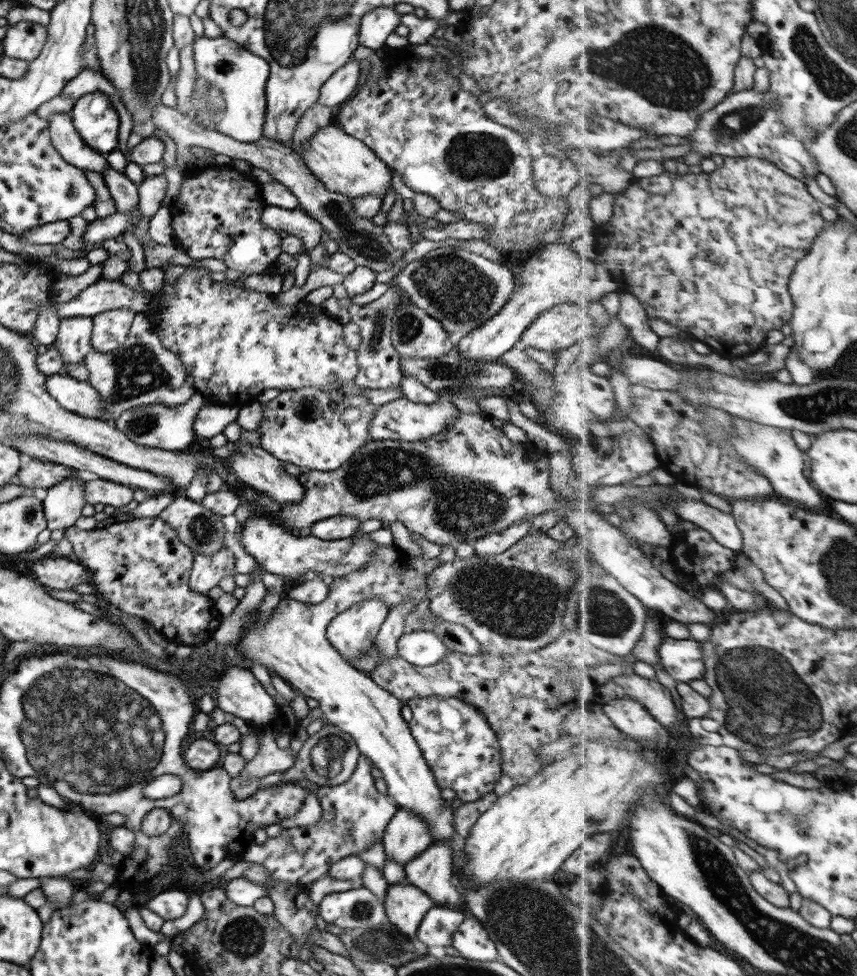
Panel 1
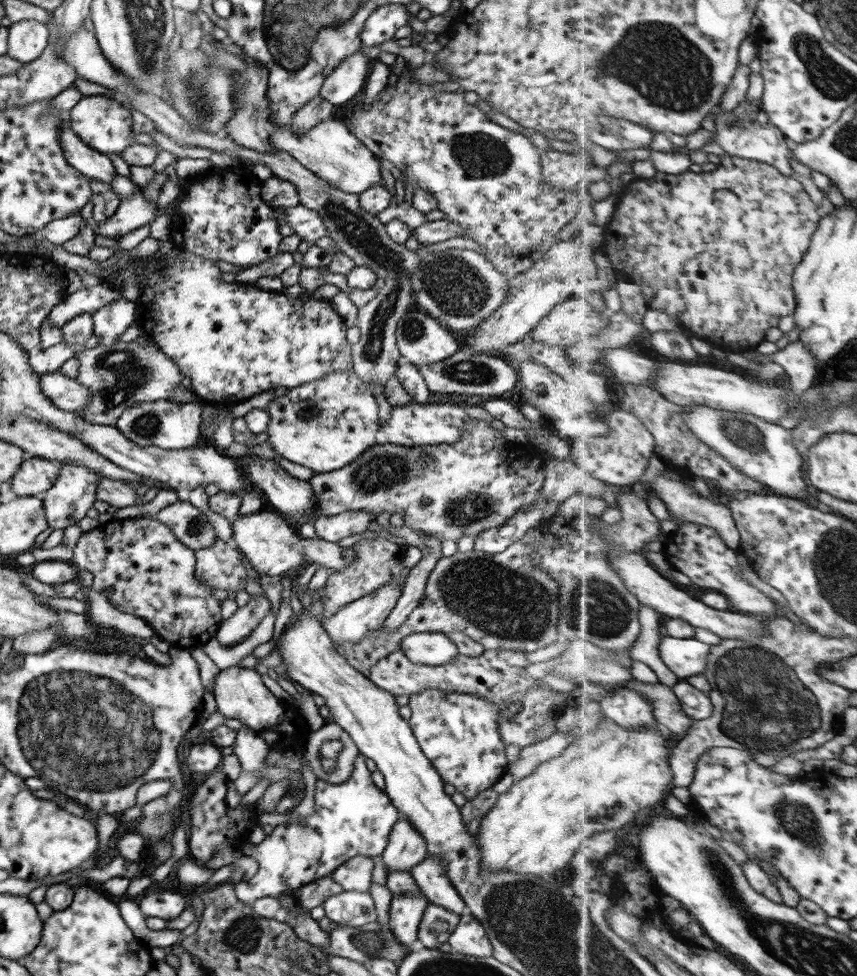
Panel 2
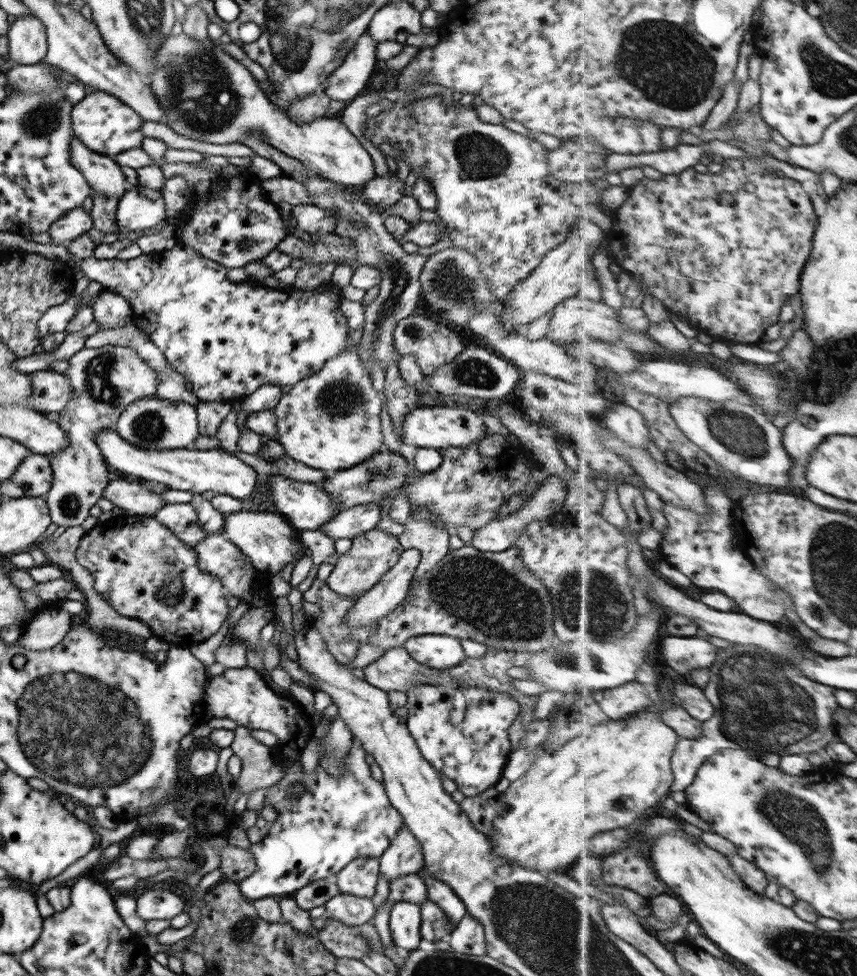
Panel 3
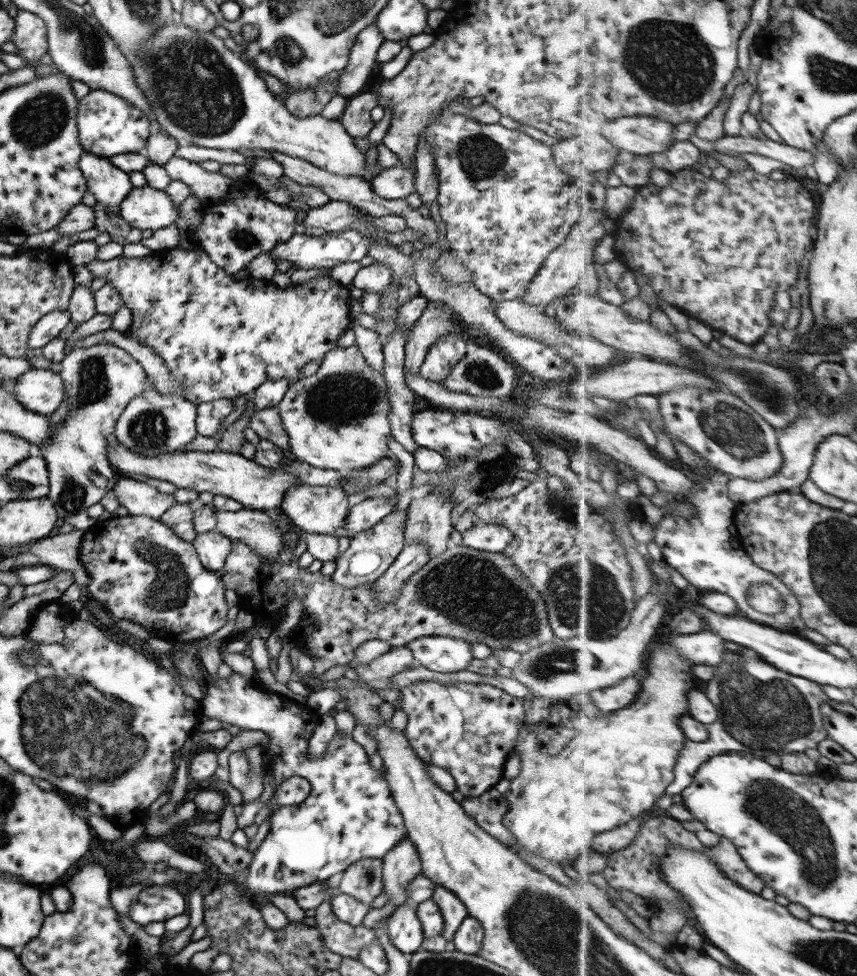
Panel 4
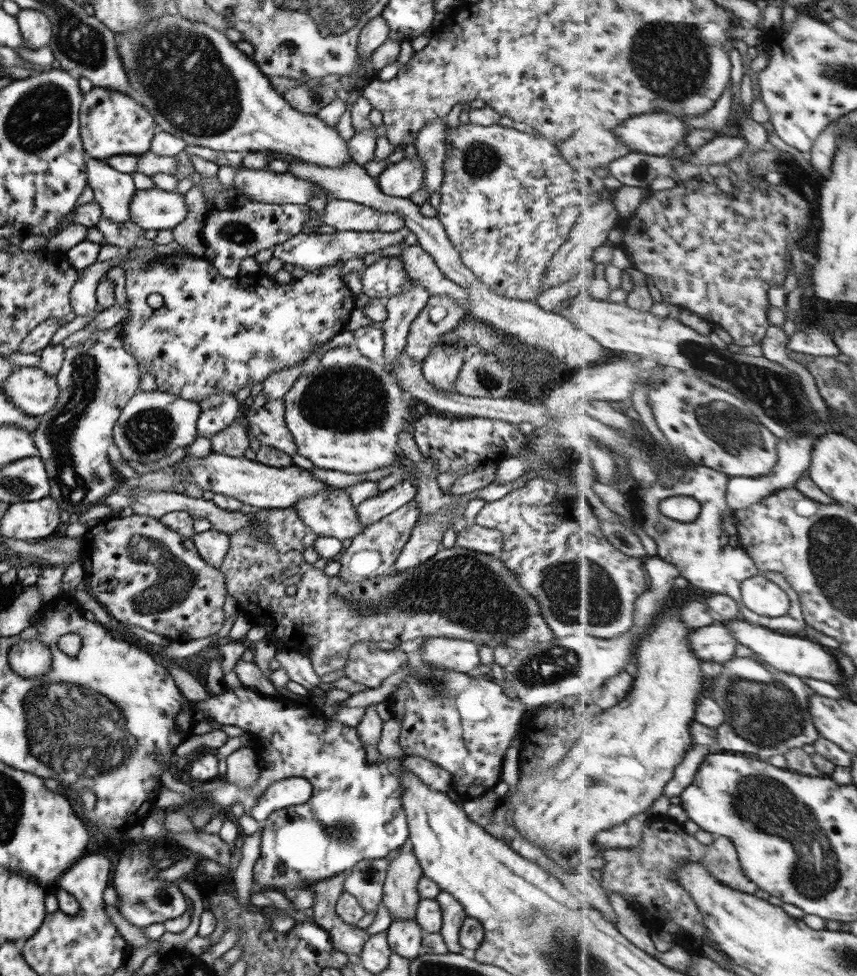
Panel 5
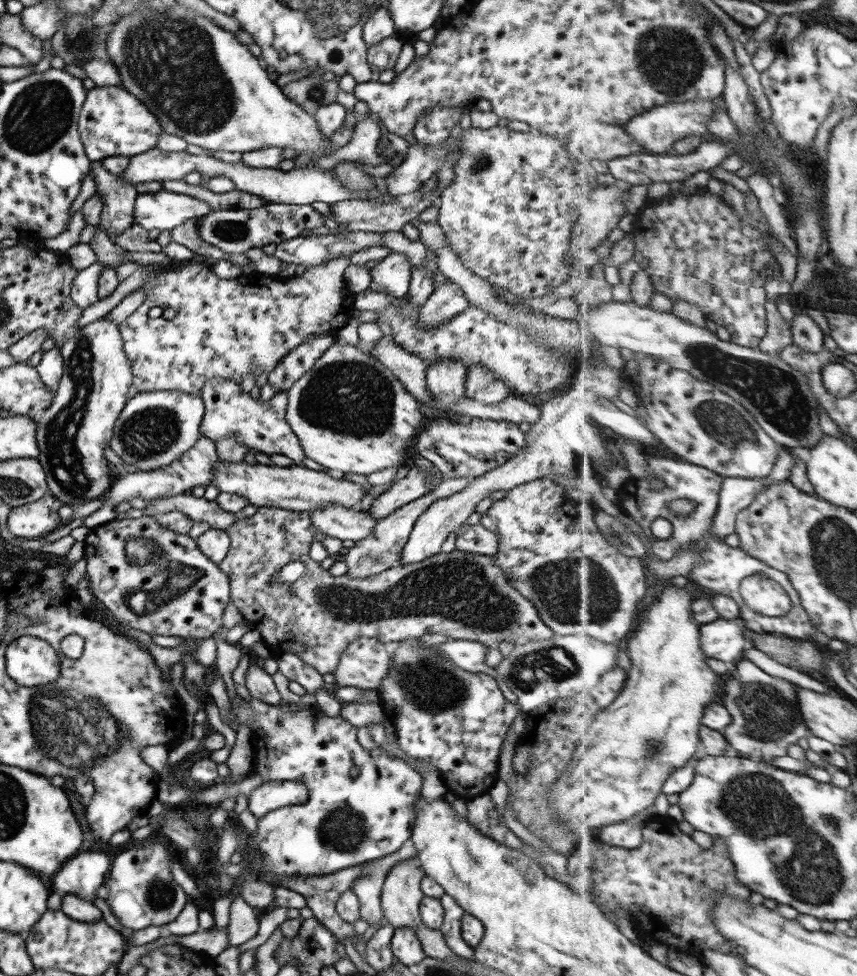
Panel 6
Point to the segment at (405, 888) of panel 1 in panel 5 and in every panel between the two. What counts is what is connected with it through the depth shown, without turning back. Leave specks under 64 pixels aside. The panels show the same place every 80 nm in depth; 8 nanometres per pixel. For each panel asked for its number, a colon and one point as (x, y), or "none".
2: (405, 911)
3: (404, 918)
4: (404, 931)
5: (403, 936)

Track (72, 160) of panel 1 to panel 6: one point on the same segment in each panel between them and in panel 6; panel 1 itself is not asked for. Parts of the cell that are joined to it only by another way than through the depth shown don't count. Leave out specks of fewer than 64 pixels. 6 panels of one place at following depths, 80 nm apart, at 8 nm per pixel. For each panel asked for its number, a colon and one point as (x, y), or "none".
2: (94, 165)
3: (101, 173)
4: (109, 185)
5: (112, 190)
6: (117, 197)

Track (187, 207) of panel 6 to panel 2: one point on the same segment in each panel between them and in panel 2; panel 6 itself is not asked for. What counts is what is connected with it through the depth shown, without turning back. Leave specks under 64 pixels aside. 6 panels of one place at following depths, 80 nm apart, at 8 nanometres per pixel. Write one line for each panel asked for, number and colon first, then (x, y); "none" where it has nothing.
2: (133, 212)
3: (139, 208)
4: (145, 208)
5: (154, 209)

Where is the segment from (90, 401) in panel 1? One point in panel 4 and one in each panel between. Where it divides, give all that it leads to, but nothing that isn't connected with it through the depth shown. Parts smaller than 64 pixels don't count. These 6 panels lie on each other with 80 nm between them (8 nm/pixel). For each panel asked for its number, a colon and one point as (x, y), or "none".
2: (66, 394)
3: (51, 392)
4: (40, 391)

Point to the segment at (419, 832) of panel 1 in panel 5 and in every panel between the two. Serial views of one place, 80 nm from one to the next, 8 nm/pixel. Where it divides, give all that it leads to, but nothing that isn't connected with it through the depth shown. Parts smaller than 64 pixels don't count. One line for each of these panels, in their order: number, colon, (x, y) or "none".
2: (405, 847)
3: (403, 856)
4: (400, 863)
5: (399, 895)

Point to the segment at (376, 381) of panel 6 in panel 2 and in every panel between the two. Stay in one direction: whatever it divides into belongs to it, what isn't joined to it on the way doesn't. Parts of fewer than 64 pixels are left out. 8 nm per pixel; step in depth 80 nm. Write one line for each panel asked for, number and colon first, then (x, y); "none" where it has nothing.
2: (322, 425)
3: (329, 421)
4: (335, 419)
5: (344, 416)

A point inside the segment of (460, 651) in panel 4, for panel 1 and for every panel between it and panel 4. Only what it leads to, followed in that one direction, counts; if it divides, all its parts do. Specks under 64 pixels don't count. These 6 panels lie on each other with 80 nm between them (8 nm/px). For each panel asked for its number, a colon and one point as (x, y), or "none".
1: (420, 648)
2: (428, 648)
3: (436, 651)

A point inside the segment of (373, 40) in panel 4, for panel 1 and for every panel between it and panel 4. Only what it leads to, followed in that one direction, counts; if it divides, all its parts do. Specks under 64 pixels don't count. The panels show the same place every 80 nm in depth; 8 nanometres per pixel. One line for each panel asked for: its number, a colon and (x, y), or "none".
1: (336, 90)
2: (346, 79)
3: (347, 81)

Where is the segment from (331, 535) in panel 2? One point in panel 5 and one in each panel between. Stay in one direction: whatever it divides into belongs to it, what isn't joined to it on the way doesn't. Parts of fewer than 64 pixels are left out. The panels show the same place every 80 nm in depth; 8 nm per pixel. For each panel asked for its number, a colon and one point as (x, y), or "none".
3: (350, 522)
4: (362, 514)
5: (370, 510)

